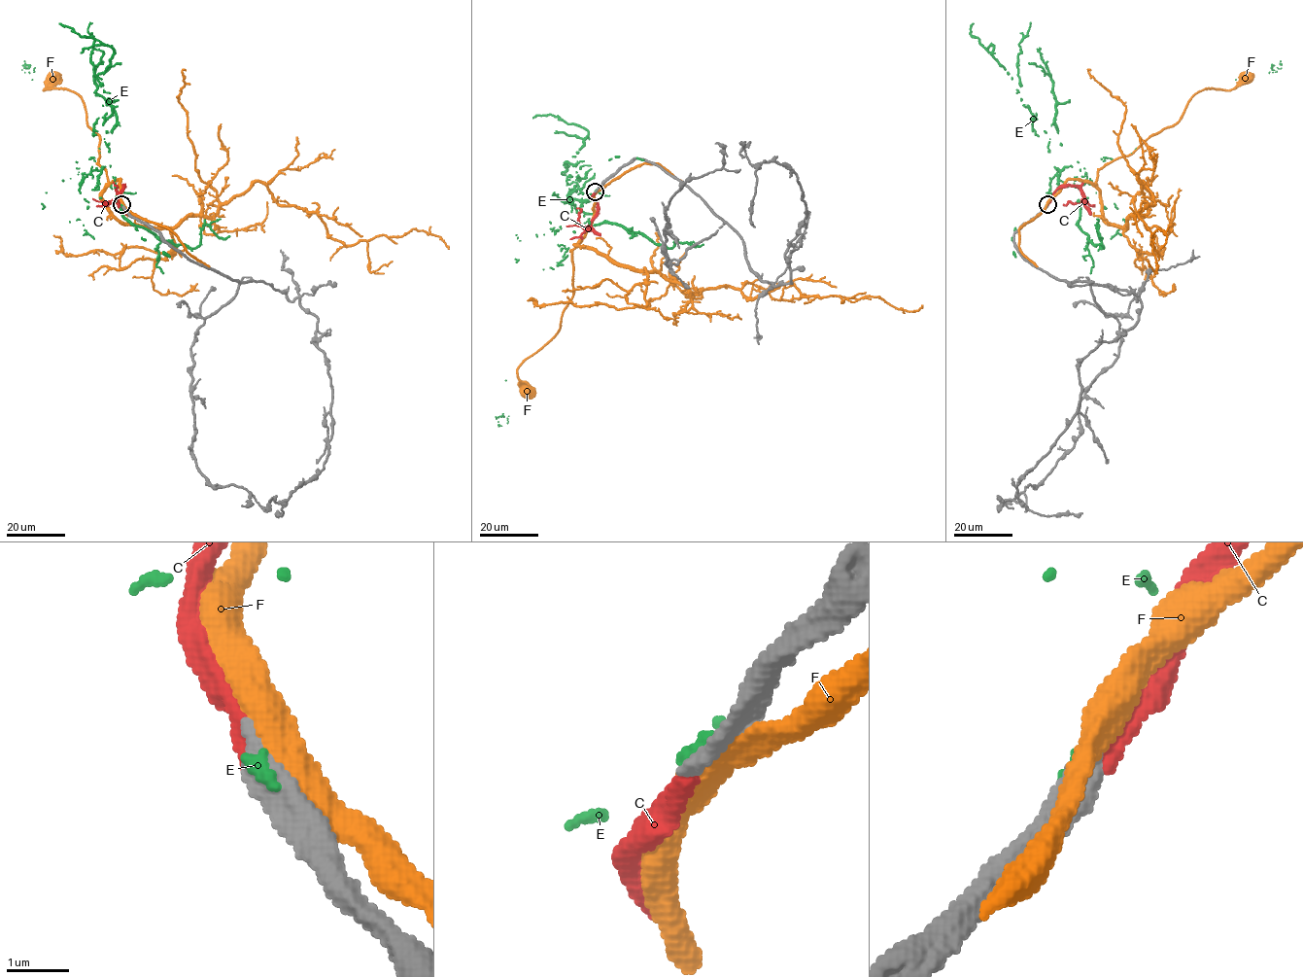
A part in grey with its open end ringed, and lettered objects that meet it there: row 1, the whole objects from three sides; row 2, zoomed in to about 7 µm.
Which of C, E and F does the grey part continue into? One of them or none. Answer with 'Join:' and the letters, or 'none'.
Join: C

